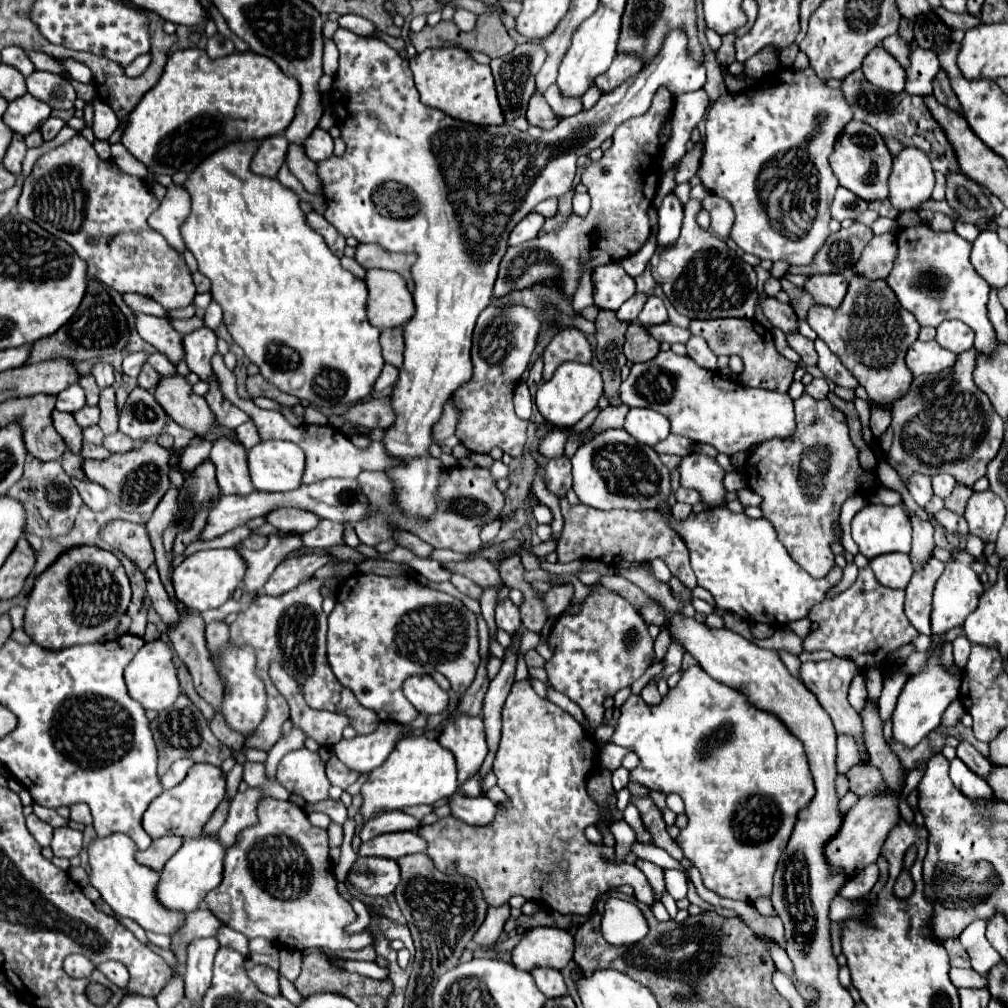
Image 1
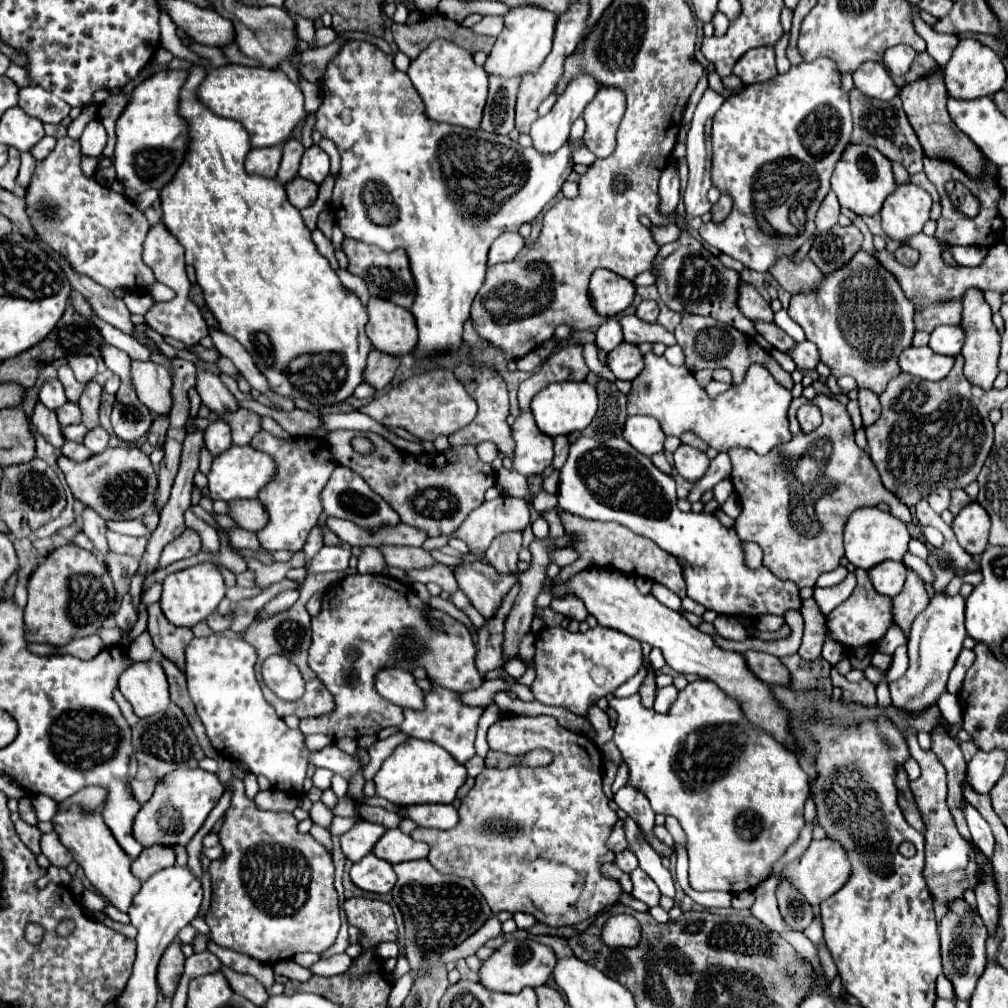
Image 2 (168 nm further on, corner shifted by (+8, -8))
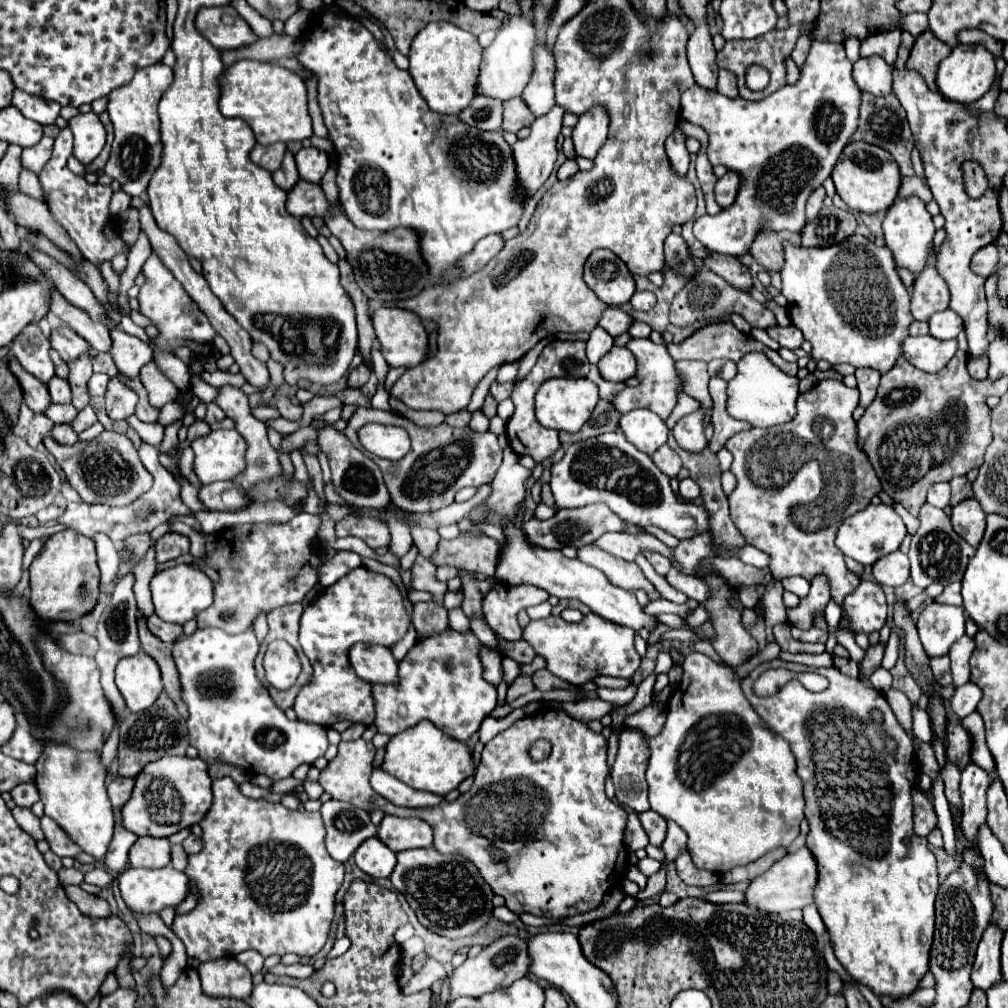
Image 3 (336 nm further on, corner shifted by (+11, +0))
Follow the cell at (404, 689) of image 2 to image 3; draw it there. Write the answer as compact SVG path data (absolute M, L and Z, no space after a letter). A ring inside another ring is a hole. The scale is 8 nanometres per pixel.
M357 642L349 650L349 662L359 678L369 684L375 682L397 682L397 666L399 662L393 658L389 648L385 646L371 646L365 642ZM375 678L389 678L389 680L375 680Z

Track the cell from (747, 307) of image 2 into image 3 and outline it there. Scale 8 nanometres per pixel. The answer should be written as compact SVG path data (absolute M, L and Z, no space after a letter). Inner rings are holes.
M711 252L705 260L703 260L703 266L713 270L715 274L723 276L731 286L737 286L739 290L749 290L753 286L753 280L751 280L751 274L749 274L749 268L743 266L739 262L739 258L735 256L723 256L723 254L717 254L717 252Z

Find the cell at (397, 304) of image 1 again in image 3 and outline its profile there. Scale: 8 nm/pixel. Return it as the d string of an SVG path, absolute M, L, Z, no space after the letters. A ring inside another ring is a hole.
M381 306L373 312L373 328L377 334L377 340L381 344L381 352L391 368L413 368L427 360L429 354L429 334L423 328L421 320L413 312L397 310L395 306Z

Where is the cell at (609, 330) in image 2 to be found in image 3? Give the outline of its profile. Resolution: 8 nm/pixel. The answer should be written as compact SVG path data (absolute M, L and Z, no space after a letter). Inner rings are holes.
M599 326L591 332L591 338L587 340L587 358L591 364L597 364L609 350L613 348L613 338L605 334L605 330L599 330Z

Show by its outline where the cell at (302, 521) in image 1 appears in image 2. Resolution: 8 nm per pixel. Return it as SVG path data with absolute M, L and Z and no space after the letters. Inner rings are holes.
M260 500L252 502L228 502L230 504L230 516L236 520L236 524L244 530L258 532L268 524L268 512L262 506Z

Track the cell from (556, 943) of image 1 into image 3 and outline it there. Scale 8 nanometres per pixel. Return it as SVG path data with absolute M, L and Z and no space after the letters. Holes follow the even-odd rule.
M503 936L493 944L485 946L481 954L475 958L467 958L459 968L455 968L449 976L449 1002L459 996L479 998L483 994L495 992L499 988L509 988L515 980L527 976L529 958L525 954L525 940L519 936Z

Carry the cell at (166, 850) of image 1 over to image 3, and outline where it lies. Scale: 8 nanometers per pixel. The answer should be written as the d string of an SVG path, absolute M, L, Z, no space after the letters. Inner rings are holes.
M137 838L129 850L133 868L163 868L171 862L171 846L167 838Z

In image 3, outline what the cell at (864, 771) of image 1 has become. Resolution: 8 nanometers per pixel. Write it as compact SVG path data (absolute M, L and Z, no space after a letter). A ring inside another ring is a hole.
M775 658L771 662L763 662L747 678L743 678L741 688L765 724L789 742L797 760L797 774L805 786L805 818L811 828L805 846L811 850L817 862L817 886L813 896L827 926L837 960L853 980L871 988L877 996L889 994L891 998L899 998L911 994L917 990L919 980L929 970L929 948L935 920L933 904L939 890L937 858L929 850L927 838L919 838L913 832L911 790L919 782L919 760L915 756L913 740L903 726L899 726L883 692L867 686L859 678L843 674L837 666L815 668ZM769 668L817 672L829 680L829 688L813 694L803 688L799 680L789 680L775 696L757 698L753 694L753 682ZM873 710L883 714L881 722L871 720ZM887 738L897 742L895 752L887 752Z

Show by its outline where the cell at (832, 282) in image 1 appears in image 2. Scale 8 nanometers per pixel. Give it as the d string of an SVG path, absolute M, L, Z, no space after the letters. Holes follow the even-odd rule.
M786 258L784 262L778 262L776 266L772 266L770 274L790 294L800 294L800 292L808 294L810 290L816 290L816 286L820 286L824 278L824 274L808 258L800 264L792 264L792 260Z

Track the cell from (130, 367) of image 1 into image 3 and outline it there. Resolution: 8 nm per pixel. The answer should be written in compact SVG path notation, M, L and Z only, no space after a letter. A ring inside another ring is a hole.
M93 374L89 378L89 382L87 382L89 396L103 396L107 382L109 382L109 376L107 374Z

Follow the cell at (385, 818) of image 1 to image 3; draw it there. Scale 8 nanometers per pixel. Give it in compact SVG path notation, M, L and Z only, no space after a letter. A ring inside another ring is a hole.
M329 800L321 806L321 818L325 824L325 846L331 858L345 862L365 838L377 834L377 828L369 820L369 814L361 808L349 806L349 802Z

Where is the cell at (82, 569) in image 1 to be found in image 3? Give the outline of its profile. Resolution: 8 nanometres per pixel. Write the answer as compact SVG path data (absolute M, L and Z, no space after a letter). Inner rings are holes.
M77 530L55 532L43 544L41 552L29 566L31 574L31 606L37 616L47 622L65 622L85 616L93 610L99 596L99 568L95 544Z

